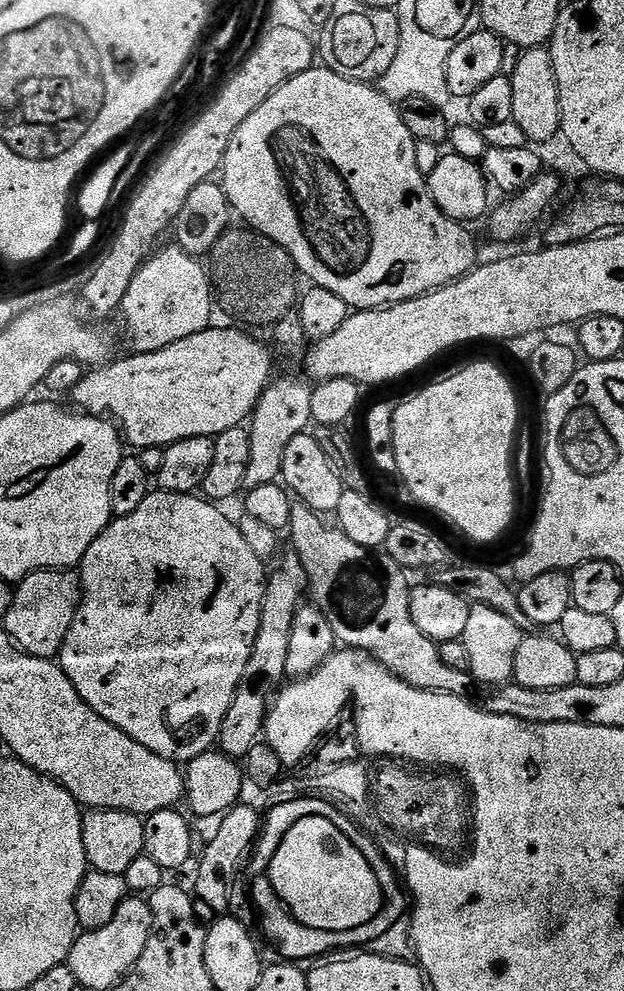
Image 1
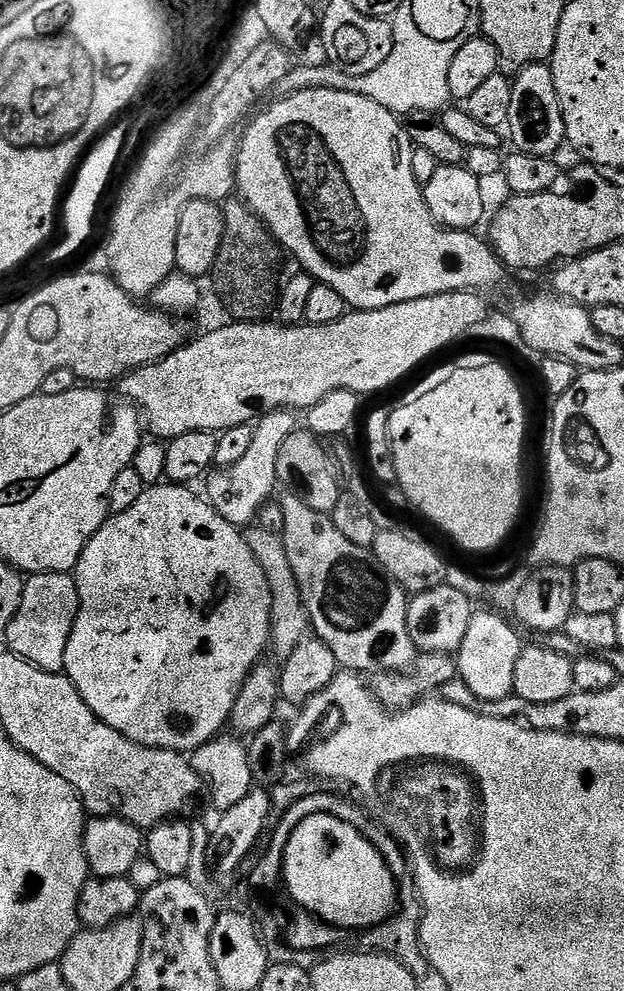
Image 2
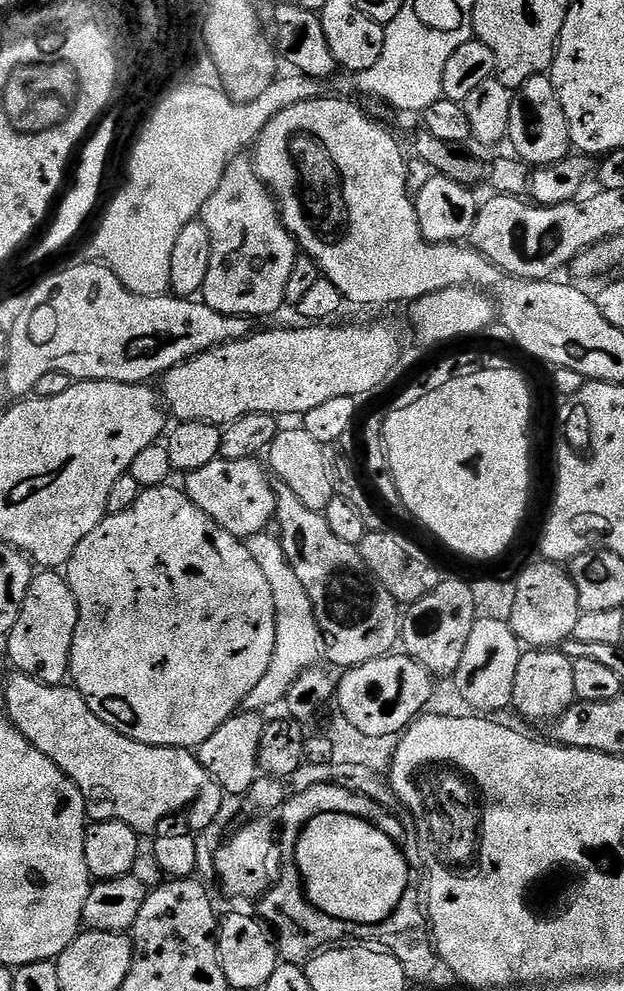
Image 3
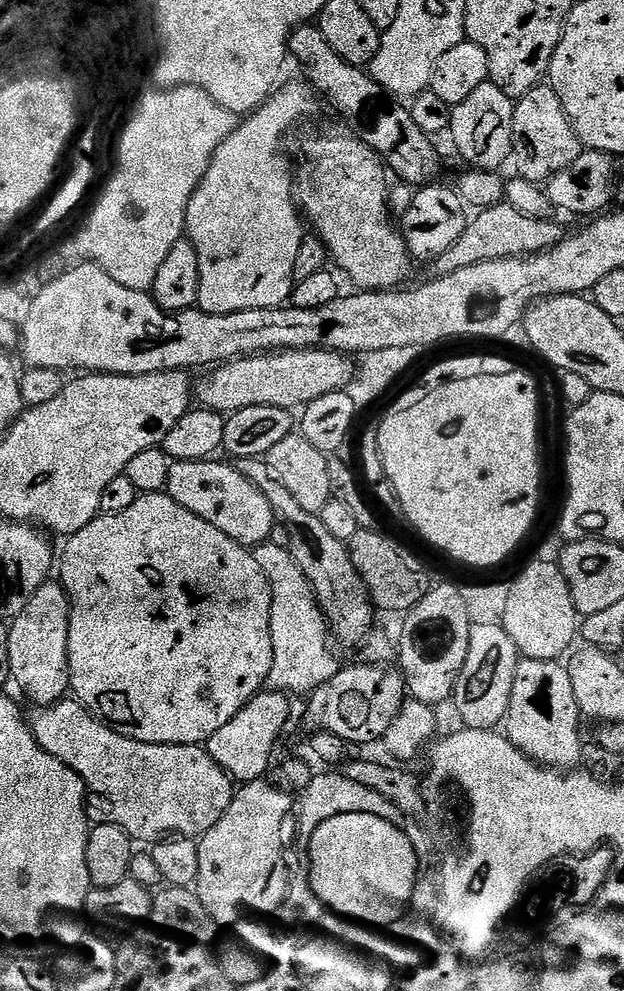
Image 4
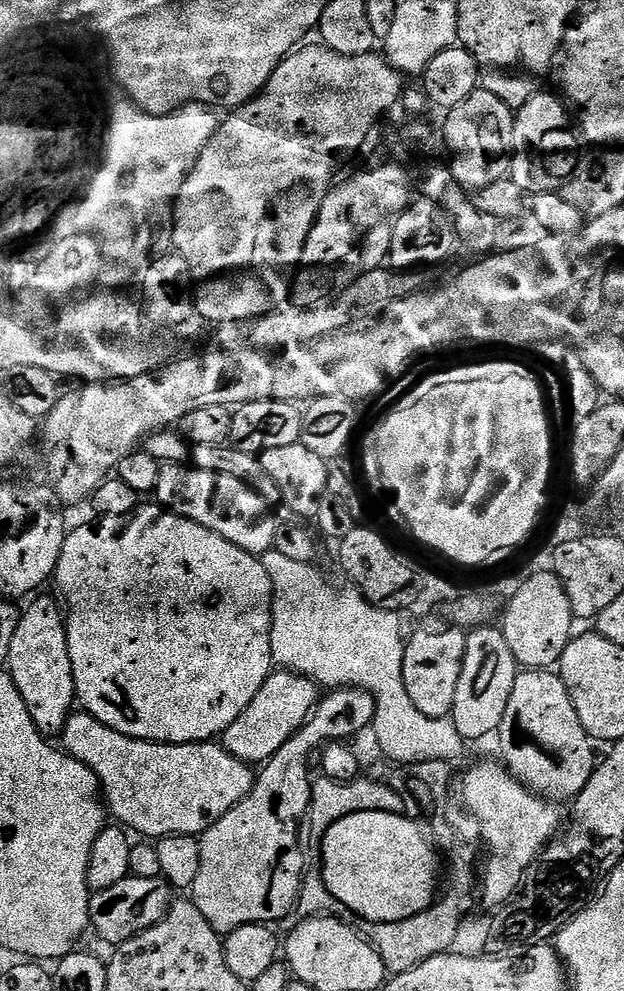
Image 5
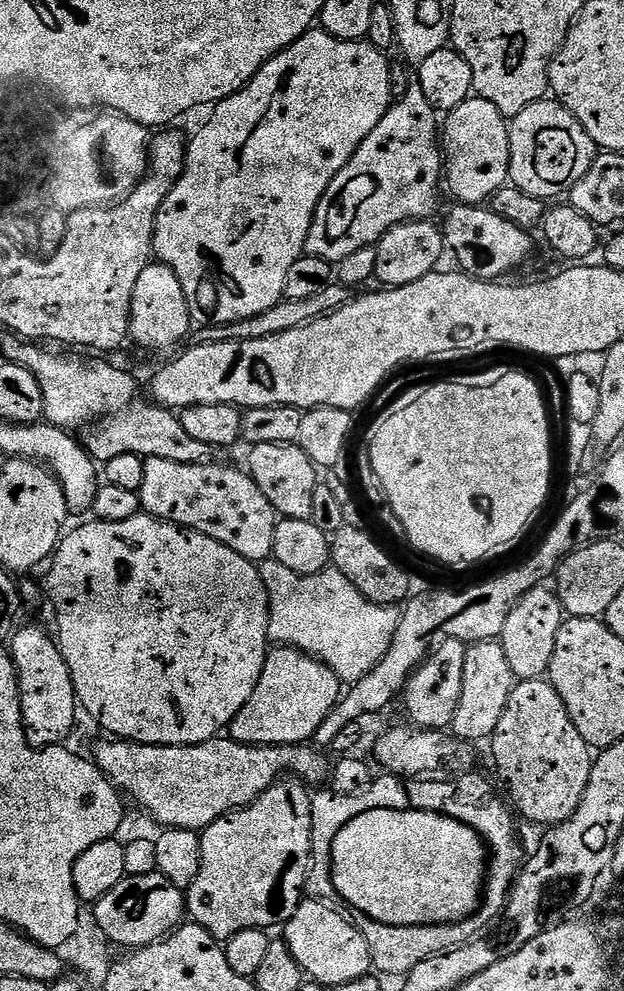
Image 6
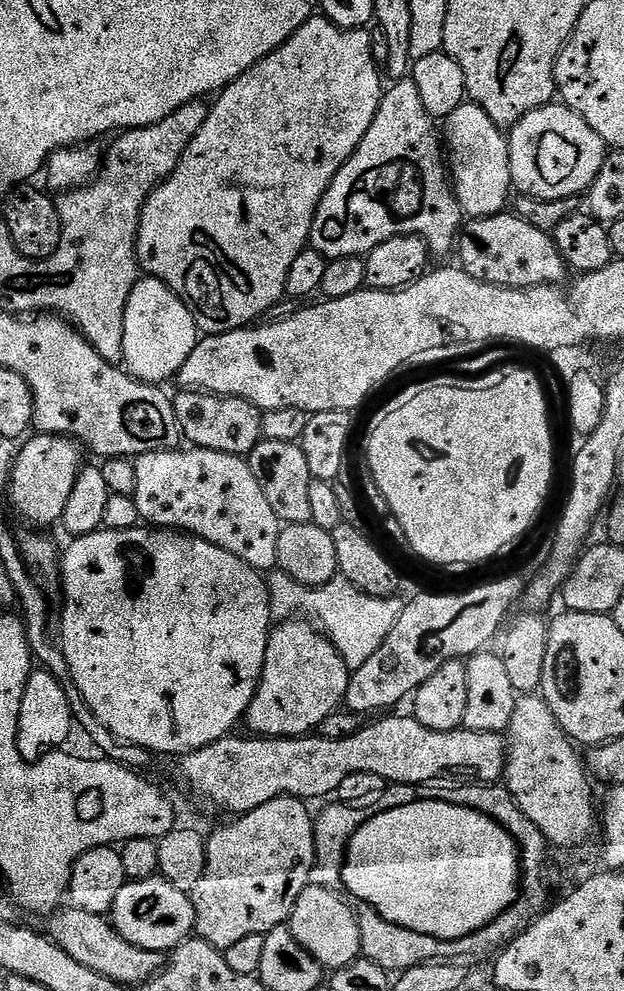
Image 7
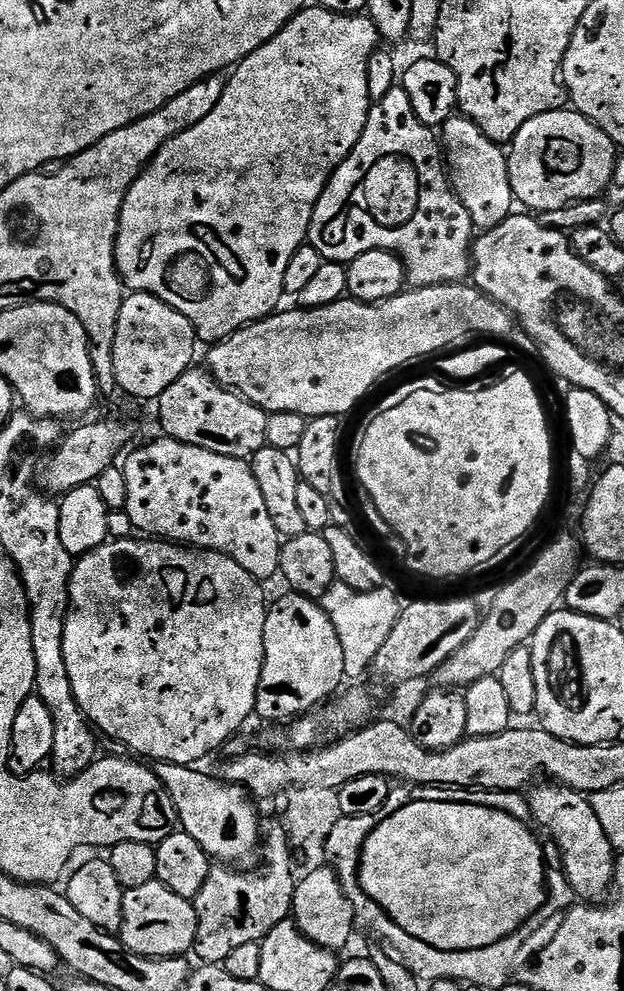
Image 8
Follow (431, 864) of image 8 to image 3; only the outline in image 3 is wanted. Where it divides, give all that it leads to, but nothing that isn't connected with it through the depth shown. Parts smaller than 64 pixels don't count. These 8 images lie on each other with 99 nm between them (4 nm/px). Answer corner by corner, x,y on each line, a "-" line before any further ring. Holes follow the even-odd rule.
318,814
318,818
314,818
307,826
304,827
304,833
298,838
296,846
296,855
294,863
296,863
295,871
298,873
303,886
304,893
308,895
308,901
314,904
318,910
322,910
326,914
330,914
330,918
338,918
345,920
351,924
377,924
386,918
390,918
395,914
395,908
402,902
402,896
408,888
410,873
408,873
408,860
404,857
405,849
401,845
387,837
382,830
378,830
368,821
362,818
350,818
350,814

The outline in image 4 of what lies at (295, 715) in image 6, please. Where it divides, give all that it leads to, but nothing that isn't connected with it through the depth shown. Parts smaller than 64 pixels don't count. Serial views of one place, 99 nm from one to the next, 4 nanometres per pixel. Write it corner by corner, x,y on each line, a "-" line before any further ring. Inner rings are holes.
261,690
245,708
238,710
218,734
214,734
206,742
210,758
226,770
233,781
249,784
251,780
259,780
269,771
273,763
272,751
288,724
288,715
292,712
292,704
287,695
282,692
-
272,760
272,761
271,761
-
269,763
269,764
268,764

